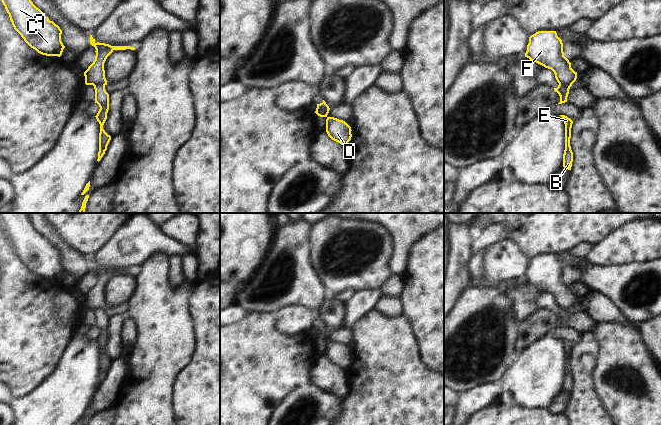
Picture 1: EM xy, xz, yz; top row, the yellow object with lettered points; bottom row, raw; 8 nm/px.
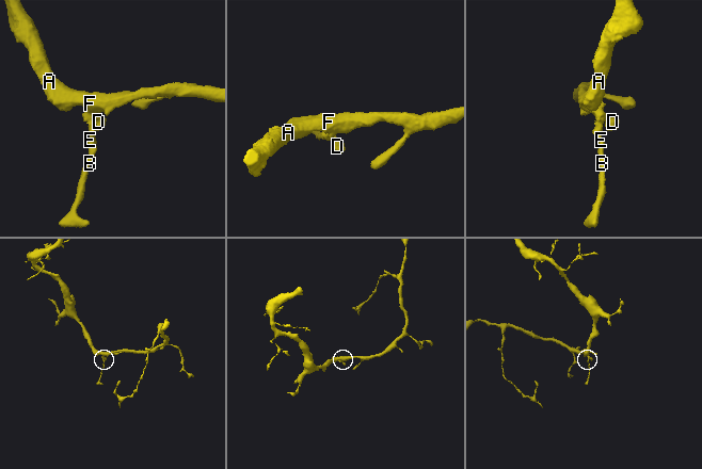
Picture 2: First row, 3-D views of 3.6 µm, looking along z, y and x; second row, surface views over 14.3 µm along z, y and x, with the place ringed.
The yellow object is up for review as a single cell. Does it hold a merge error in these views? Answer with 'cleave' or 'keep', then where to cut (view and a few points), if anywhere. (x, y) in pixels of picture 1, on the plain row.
cleave; cut xz (317, 329), (321, 334), (328, 330)

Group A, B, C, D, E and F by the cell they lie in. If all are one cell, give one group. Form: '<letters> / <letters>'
A C D F / B E

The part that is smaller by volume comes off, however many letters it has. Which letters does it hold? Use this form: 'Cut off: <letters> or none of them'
Cut off: B, E

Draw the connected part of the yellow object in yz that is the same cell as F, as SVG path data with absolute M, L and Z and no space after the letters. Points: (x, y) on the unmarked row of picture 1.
M538 255L531 259L525 281L551 293L561 309L571 311L577 303L577 296L564 280L563 267L556 255Z

